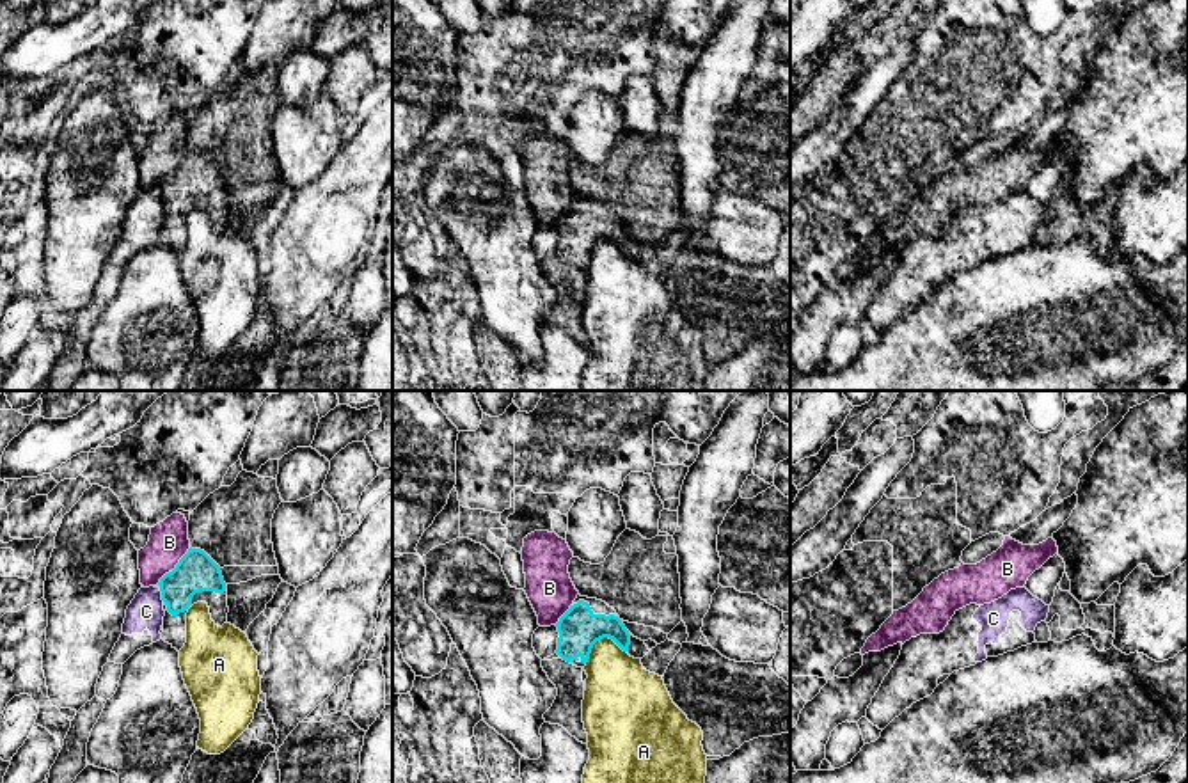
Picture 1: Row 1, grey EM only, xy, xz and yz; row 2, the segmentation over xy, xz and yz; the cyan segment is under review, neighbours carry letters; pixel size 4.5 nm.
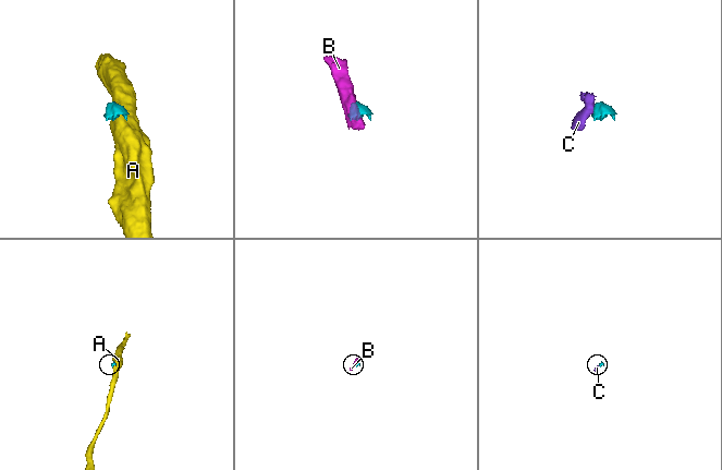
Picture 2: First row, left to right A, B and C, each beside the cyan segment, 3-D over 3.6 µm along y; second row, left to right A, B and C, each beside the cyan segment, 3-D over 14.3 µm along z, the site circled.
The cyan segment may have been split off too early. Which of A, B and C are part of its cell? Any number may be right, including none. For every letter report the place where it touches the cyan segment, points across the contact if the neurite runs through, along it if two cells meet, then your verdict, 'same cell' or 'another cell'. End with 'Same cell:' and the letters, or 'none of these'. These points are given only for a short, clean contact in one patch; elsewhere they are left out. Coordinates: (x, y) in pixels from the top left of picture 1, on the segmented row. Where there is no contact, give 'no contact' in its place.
A: xz (601, 638) | along xz (625, 652), (611, 640), (601, 638), (586, 663) | another cell
B: xy (176, 567) | along xy (190, 547), (157, 583) | another cell
C: xy (162, 595) | along xy (158, 588), (164, 601) | another cell
Same cell: none of these

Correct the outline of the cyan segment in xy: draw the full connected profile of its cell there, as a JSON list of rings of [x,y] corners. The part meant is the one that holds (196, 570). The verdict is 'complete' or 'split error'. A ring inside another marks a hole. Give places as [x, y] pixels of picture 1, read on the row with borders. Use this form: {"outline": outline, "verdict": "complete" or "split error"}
{"outline": [[[190,547],[158,586],[165,611],[162,639],[178,652],[186,643],[186,613],[194,604],[206,602],[215,625],[227,623],[227,584],[204,550]]], "verdict": "split error"}

